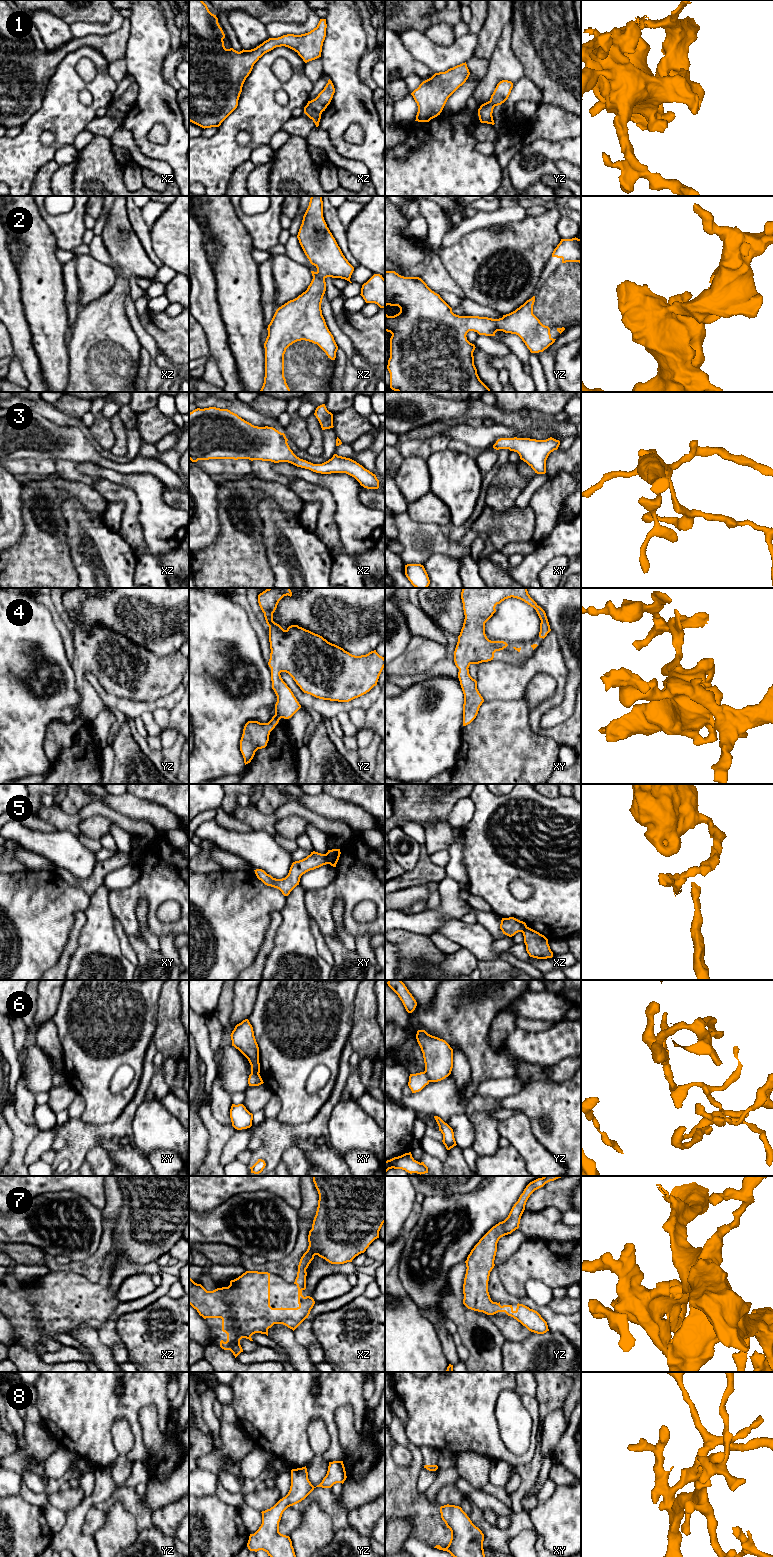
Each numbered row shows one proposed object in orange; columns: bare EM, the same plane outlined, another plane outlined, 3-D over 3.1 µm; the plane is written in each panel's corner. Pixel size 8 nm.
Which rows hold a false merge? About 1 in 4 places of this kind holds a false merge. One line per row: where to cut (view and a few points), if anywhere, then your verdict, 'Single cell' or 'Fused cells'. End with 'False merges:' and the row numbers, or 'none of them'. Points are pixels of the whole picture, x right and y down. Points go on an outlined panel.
1: Split along xz (307, 104), (321, 113). Fused cells
2: No split. Single cell
3: No split. Single cell
4: No split. Single cell
5: Split along xy (326, 853), (329, 863). Fused cells
6: Split along yz (424, 1071), (430, 1081). Fused cells
7: No split. Single cell
8: No split. Single cell
False merges: 1, 5, 6

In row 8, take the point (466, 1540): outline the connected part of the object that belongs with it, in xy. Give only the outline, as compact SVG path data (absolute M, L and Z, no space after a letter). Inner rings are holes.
M444 1505L440 1507L441 1518L451 1531L451 1539L446 1548L436 1545L434 1548L447 1551L453 1557L485 1557L483 1549L484 1534L476 1527L461 1507Z

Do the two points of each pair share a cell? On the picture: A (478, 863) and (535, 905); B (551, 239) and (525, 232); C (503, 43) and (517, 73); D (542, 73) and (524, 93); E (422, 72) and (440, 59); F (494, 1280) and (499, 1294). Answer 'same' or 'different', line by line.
A: same
B: same
C: same
D: different
E: different
F: same

